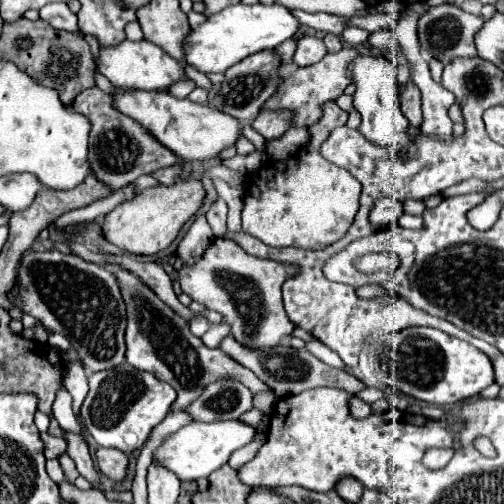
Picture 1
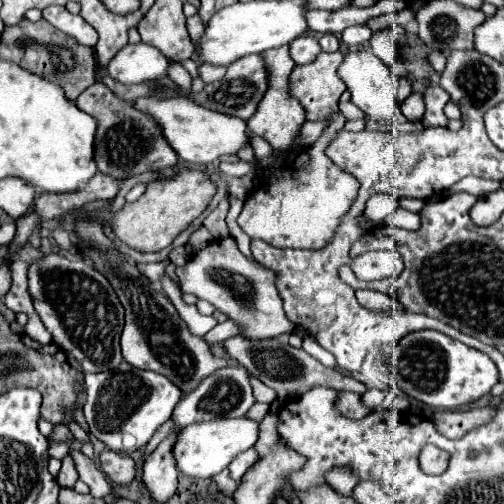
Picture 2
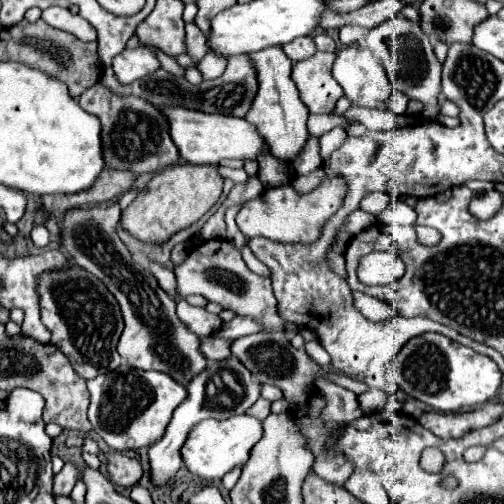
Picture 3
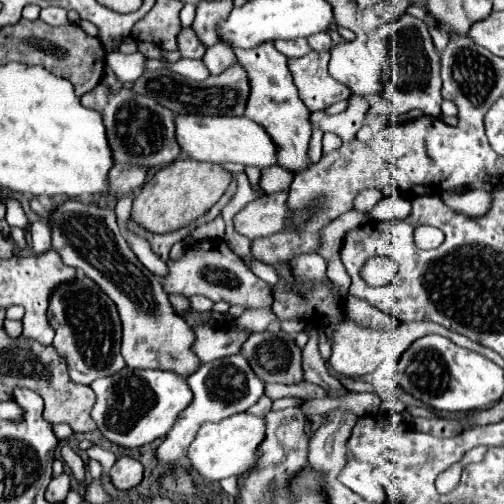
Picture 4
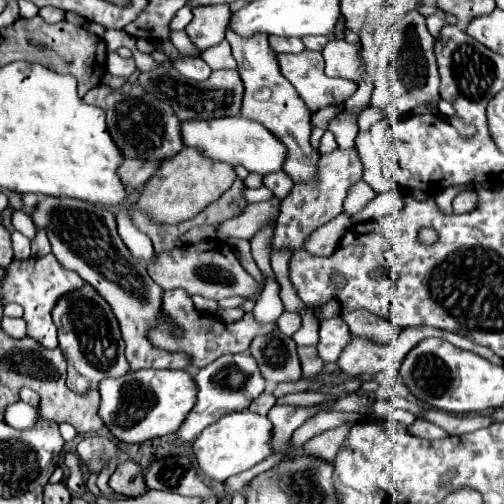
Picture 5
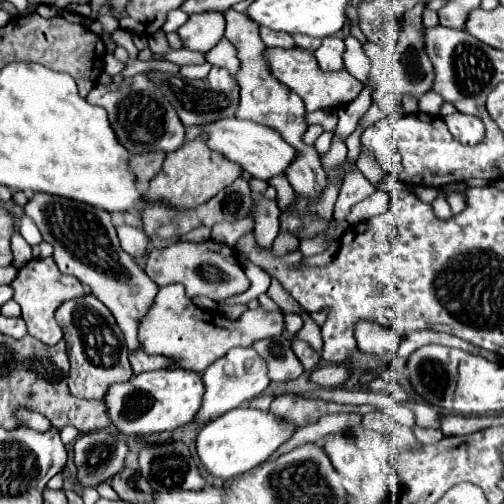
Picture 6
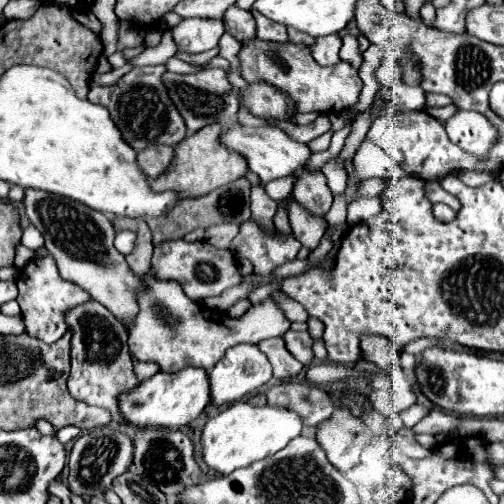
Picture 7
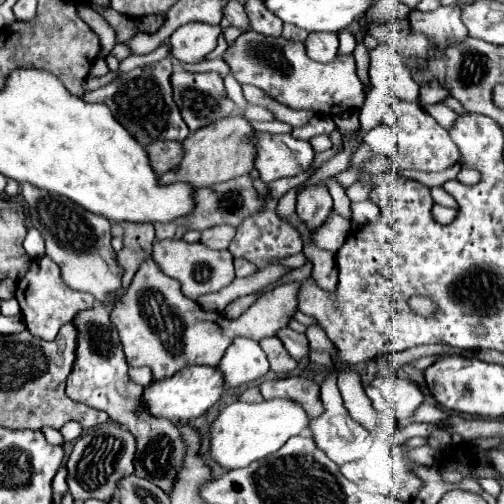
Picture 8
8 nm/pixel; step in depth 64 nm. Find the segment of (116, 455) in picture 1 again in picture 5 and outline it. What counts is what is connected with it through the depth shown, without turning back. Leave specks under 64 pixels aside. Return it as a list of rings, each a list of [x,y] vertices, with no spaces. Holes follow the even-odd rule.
[[[120,462],[116,472],[110,476],[110,488],[126,498],[142,496],[148,486],[144,482],[144,472],[134,462]]]

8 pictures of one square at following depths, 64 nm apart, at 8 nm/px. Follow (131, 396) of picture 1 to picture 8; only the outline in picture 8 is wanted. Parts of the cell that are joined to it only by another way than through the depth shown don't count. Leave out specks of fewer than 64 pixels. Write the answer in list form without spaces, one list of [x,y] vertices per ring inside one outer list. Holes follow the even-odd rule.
[[[186,366],[178,374],[174,374],[172,378],[156,382],[146,390],[146,394],[144,394],[146,408],[154,416],[162,416],[168,420],[178,418],[182,422],[190,422],[190,420],[202,416],[208,408],[212,408],[220,400],[220,396],[222,396],[220,384],[224,384],[224,378],[220,376],[220,372],[216,372],[216,368],[212,368],[212,366]]]

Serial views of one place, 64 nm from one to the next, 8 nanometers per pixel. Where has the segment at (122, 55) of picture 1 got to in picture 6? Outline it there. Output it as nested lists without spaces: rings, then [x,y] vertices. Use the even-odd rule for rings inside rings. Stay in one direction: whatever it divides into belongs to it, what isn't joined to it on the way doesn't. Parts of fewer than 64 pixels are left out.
[[[106,54],[106,56],[104,56],[104,72],[106,72],[106,74],[116,76],[116,74],[122,72],[122,68],[124,68],[124,64],[118,62],[112,54]]]

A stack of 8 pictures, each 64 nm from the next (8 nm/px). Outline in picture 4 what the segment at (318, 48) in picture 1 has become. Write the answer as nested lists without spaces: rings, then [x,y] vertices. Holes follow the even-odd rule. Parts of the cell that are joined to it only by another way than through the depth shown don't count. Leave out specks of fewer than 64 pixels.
[[[274,40],[274,46],[286,58],[300,58],[310,52],[310,46],[306,40]]]

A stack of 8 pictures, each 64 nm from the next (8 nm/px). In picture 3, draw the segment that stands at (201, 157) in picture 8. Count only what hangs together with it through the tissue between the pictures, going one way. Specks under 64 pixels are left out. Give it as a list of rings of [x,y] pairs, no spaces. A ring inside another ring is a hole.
[[[180,164],[170,166],[156,174],[136,196],[136,200],[122,212],[122,226],[132,236],[144,242],[166,242],[172,234],[188,228],[198,218],[202,218],[220,198],[224,178],[218,174],[216,166],[196,166]]]

